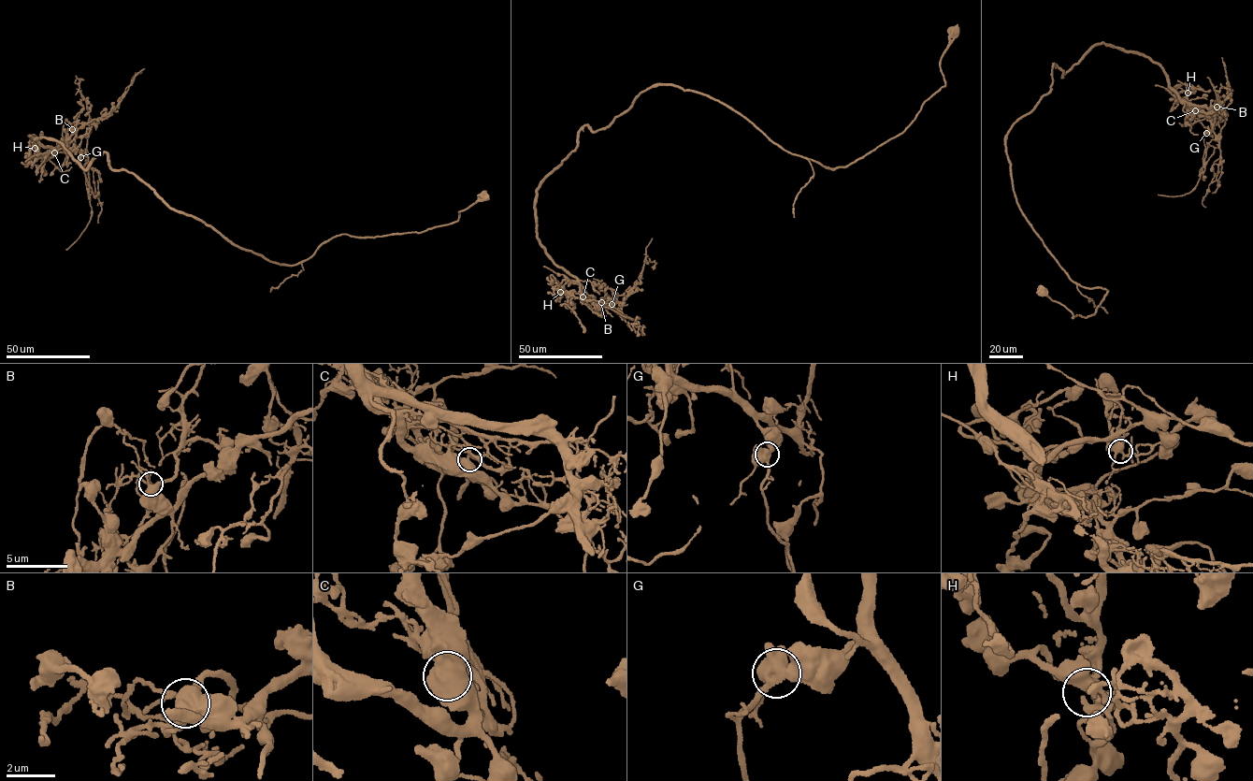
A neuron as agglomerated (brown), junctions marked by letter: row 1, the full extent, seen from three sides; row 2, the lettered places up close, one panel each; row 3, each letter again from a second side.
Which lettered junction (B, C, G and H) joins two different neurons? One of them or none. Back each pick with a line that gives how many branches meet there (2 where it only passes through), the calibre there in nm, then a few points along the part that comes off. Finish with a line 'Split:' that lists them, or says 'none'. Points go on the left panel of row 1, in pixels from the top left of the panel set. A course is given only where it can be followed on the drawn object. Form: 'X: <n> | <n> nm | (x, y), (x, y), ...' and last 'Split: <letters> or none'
Split: none

